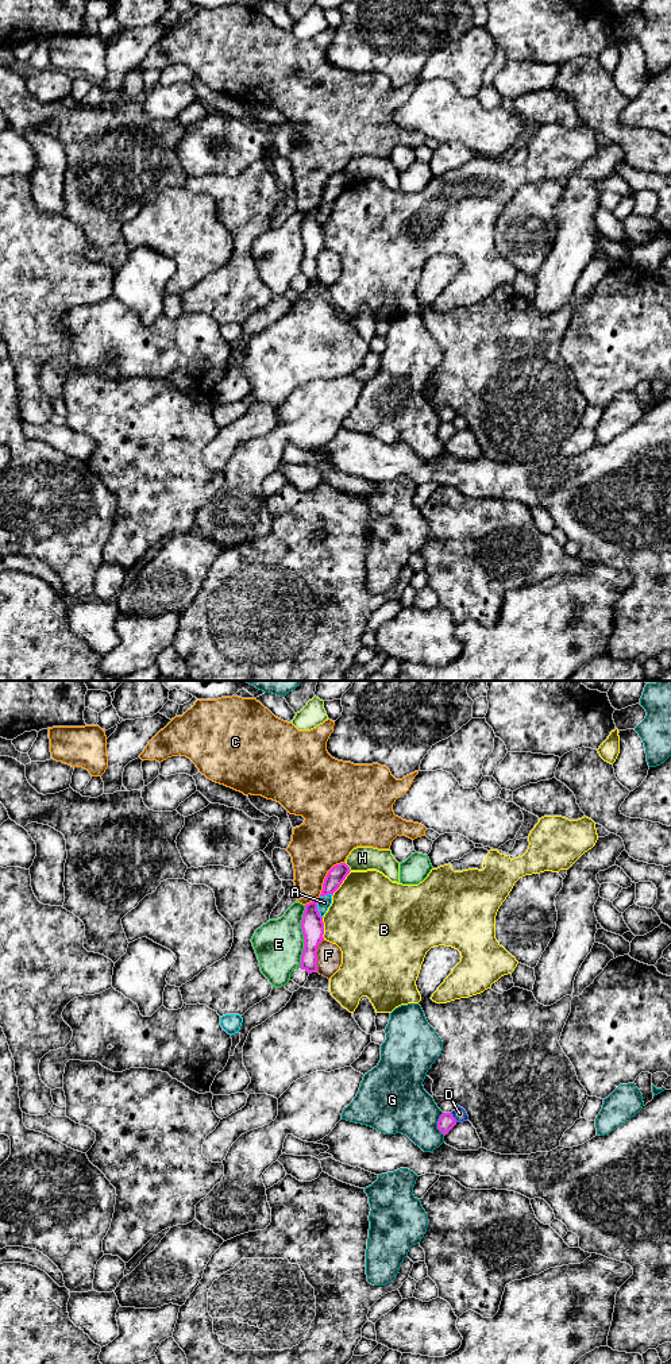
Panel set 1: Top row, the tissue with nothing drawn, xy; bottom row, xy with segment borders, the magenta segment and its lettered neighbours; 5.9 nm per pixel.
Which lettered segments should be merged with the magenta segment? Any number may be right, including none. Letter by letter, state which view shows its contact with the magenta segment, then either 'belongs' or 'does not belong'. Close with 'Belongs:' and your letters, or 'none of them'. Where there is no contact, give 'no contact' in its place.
A: xy | does not belong
B: xy | does not belong
C: xy | does not belong
D: xy | does not belong
E: xy | does not belong
F: xy | does not belong
G: xy | does not belong
H: xy | does not belong
Belongs: none of them

